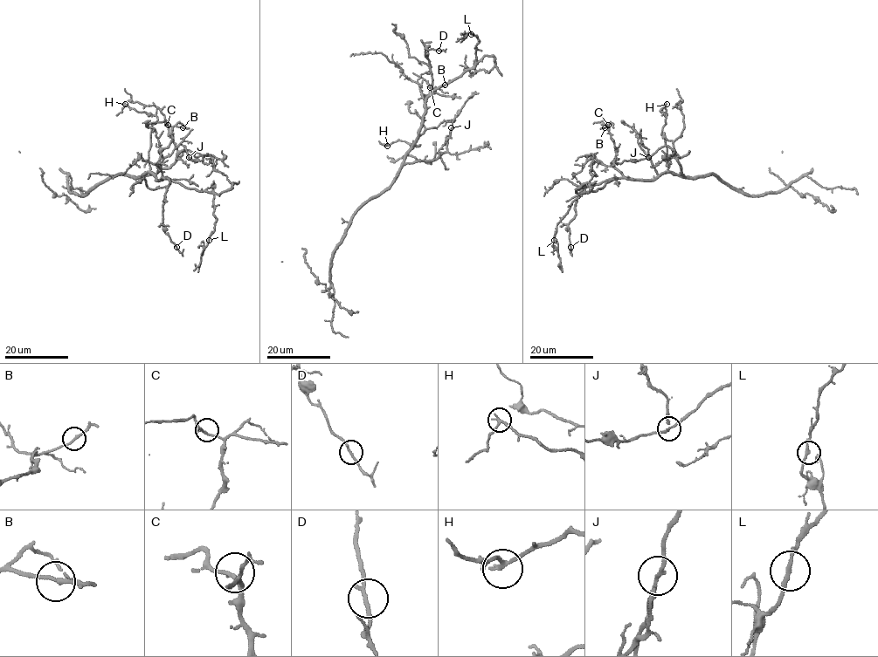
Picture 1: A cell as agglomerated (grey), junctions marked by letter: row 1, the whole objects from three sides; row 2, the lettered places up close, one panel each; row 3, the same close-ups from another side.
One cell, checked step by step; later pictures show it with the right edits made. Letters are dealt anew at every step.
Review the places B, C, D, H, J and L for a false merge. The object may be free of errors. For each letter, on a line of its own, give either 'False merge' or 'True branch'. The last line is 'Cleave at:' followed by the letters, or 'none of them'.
B: True branch
C: True branch
D: True branch
H: True branch
J: True branch
L: True branch
Cleave at: none of them

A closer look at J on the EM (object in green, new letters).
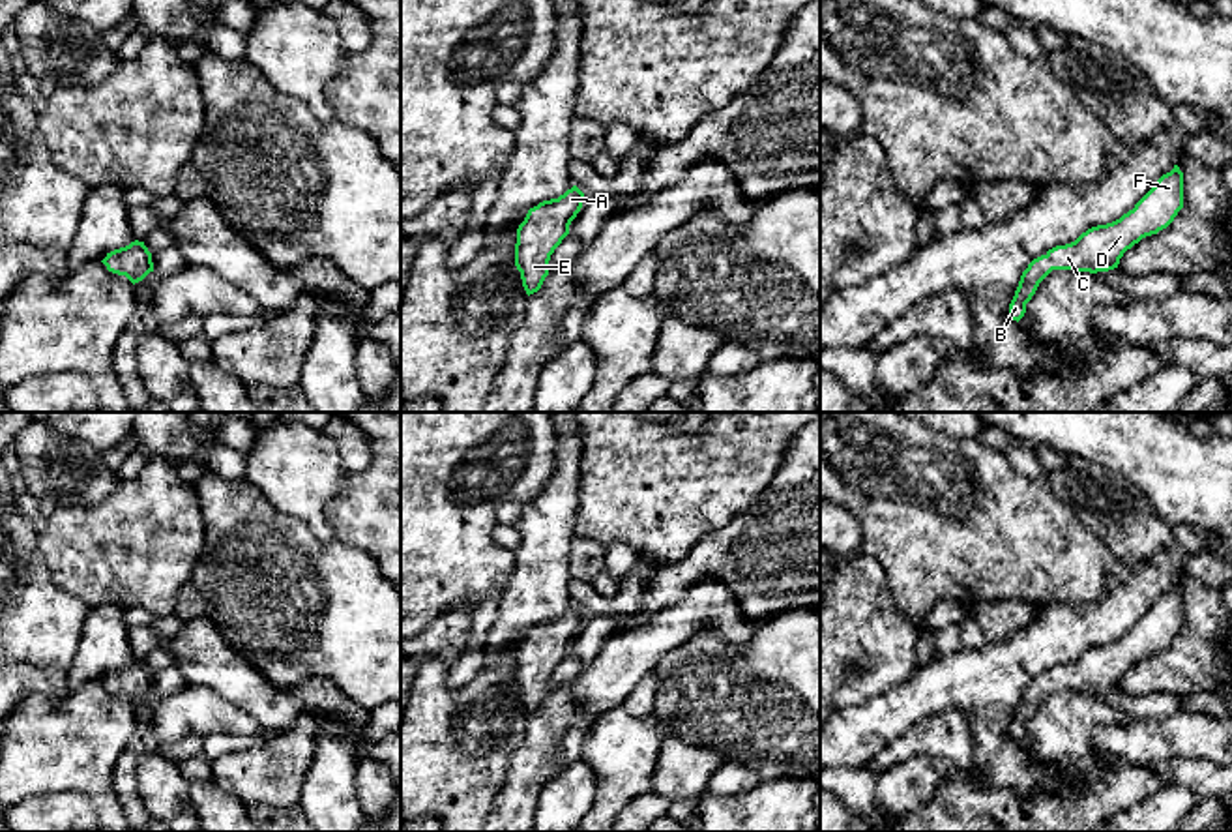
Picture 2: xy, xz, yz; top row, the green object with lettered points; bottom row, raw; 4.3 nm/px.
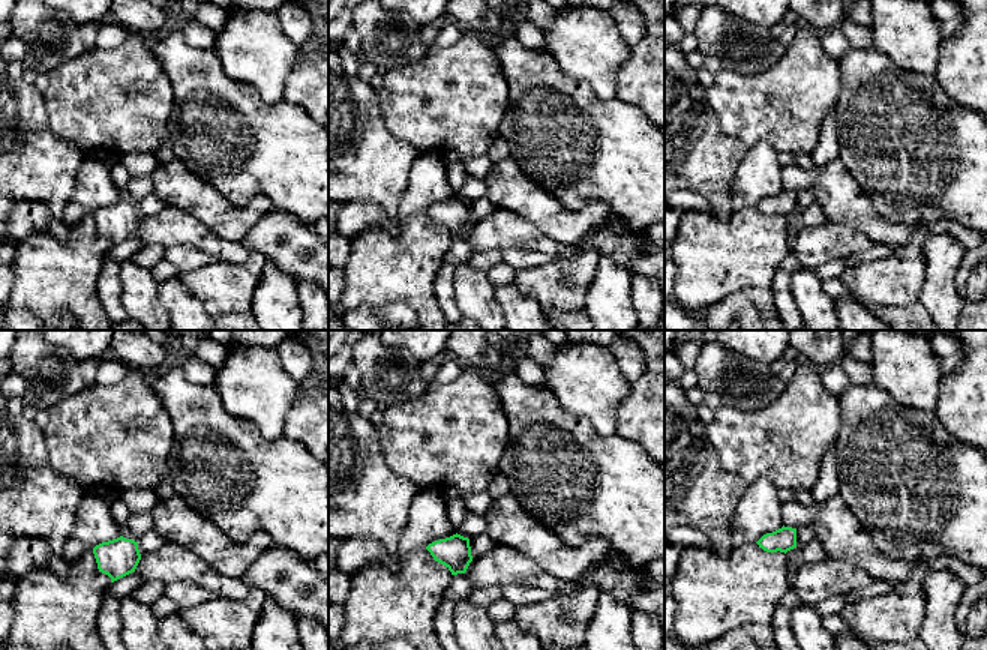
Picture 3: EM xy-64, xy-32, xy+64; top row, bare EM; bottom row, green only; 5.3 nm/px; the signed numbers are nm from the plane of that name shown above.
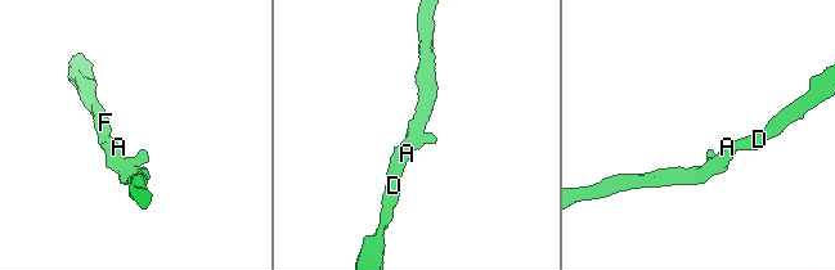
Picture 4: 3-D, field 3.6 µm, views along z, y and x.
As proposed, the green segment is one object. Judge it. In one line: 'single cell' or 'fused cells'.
single cell

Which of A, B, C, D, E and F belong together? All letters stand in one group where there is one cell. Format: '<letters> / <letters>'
A B C D E F

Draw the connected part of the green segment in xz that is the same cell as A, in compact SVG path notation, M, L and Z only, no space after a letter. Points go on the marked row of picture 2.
M573 186L558 199L530 208L519 225L515 266L528 296L541 289L549 275L550 255L569 234L569 225L580 212L584 199L584 193Z

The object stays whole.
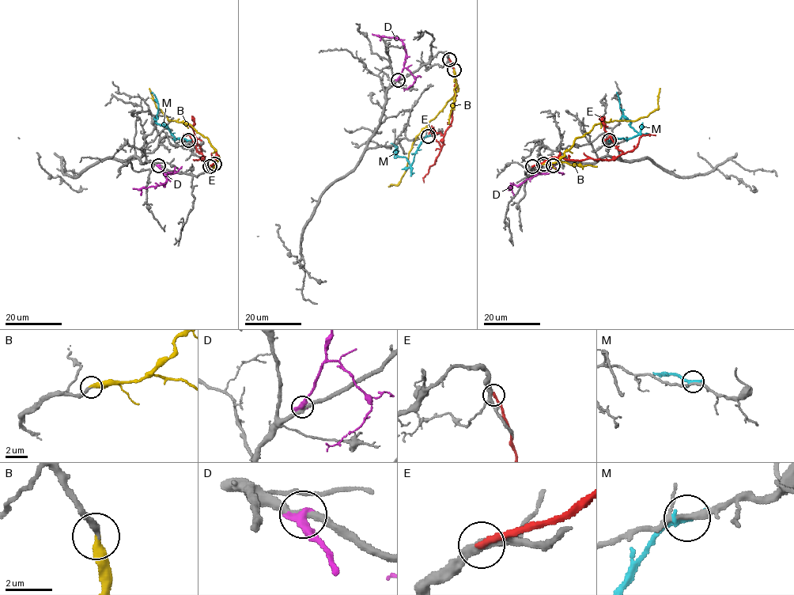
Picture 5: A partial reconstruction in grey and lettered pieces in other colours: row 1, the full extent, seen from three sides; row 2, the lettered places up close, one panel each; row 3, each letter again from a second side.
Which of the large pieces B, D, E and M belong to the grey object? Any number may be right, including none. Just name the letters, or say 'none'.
B

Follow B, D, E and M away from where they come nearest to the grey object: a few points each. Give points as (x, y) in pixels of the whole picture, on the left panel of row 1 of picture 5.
B: (214, 164), (218, 156), (209, 139), (190, 125), (168, 120), (157, 108), (149, 88)
D: (159, 165), (166, 178), (164, 185), (133, 188)
E: (210, 166), (217, 158), (204, 159), (194, 136), (191, 115)
M: (188, 140), (175, 139), (165, 126), (155, 122), (159, 108), (153, 92)

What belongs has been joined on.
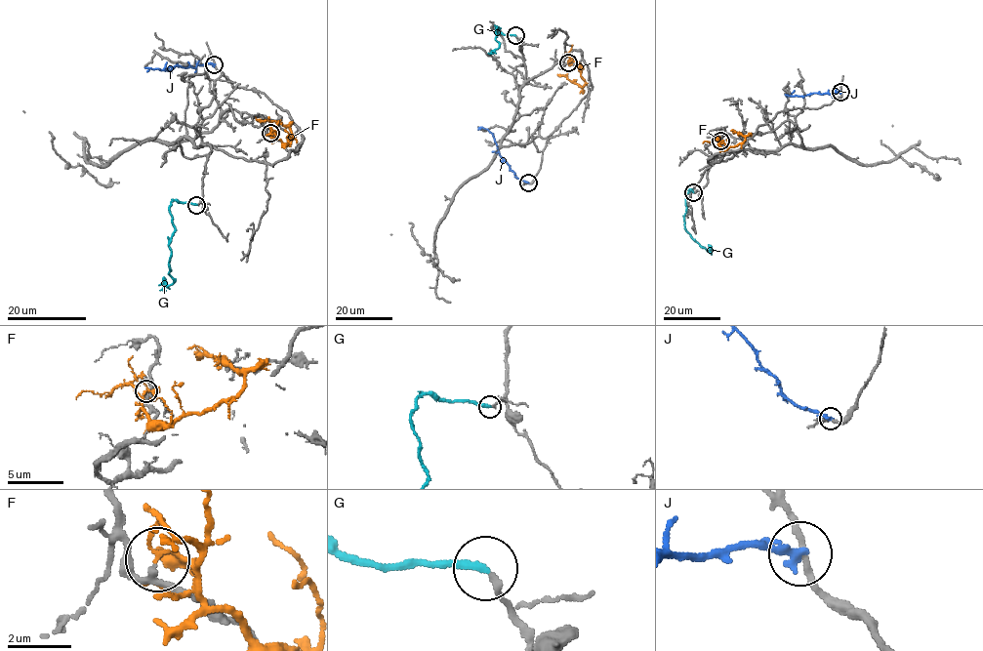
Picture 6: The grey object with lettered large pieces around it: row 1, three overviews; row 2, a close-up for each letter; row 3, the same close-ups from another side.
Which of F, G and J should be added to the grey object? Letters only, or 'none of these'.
G

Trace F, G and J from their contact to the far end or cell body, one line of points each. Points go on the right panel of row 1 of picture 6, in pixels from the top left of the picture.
F: (720, 141), (719, 145), (725, 149), (744, 141), (744, 137), (732, 130)
G: (693, 192), (690, 189), (685, 195), (684, 229), (712, 254)
J: (840, 92), (800, 97), (787, 94)

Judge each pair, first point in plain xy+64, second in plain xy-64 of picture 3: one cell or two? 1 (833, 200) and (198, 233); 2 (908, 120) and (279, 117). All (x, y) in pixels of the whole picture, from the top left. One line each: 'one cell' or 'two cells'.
1: two cells
2: one cell

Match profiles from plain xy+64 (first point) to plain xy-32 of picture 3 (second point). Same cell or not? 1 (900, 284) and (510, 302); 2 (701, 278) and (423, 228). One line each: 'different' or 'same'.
1: same
2: same

